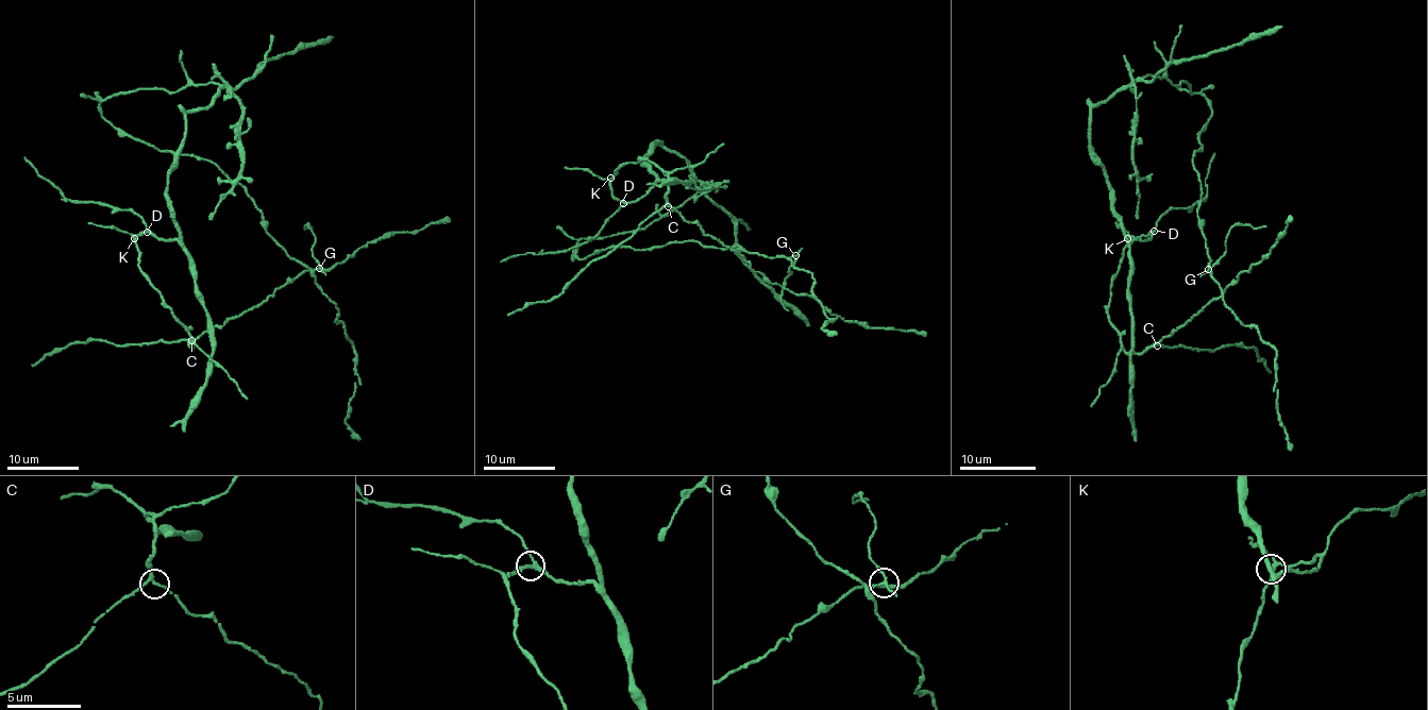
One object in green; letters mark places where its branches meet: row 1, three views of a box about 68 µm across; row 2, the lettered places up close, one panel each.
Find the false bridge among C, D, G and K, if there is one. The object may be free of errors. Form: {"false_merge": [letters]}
{"false_merge": ["G"]}

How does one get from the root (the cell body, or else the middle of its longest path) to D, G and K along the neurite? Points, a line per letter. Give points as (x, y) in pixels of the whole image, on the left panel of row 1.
D: (197, 108), (184, 116), (184, 142), (166, 188), (179, 240), (165, 240), (147, 232)
G: (197, 108), (217, 83), (99, 103), (127, 134), (215, 163), (271, 237), (320, 268)
K: (197, 108), (184, 116), (184, 142), (166, 188), (179, 240), (148, 233), (134, 238)

